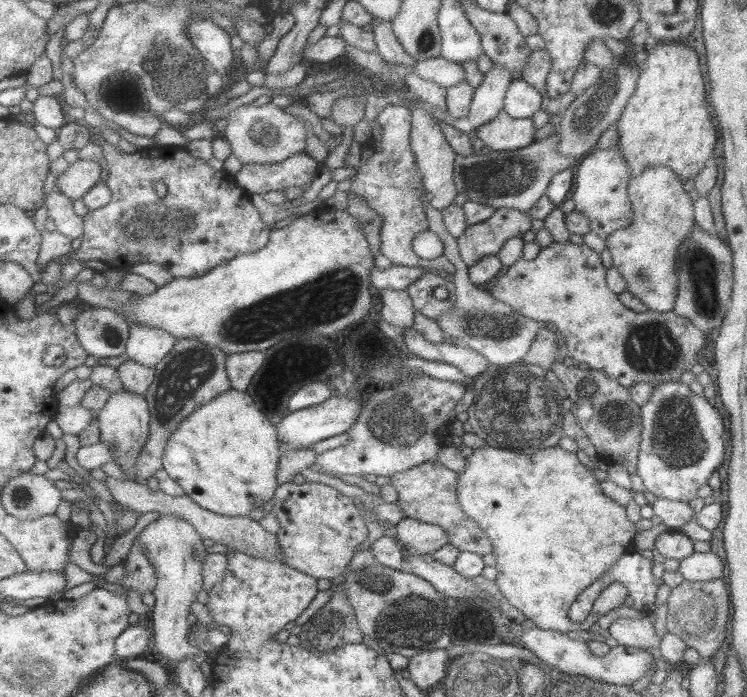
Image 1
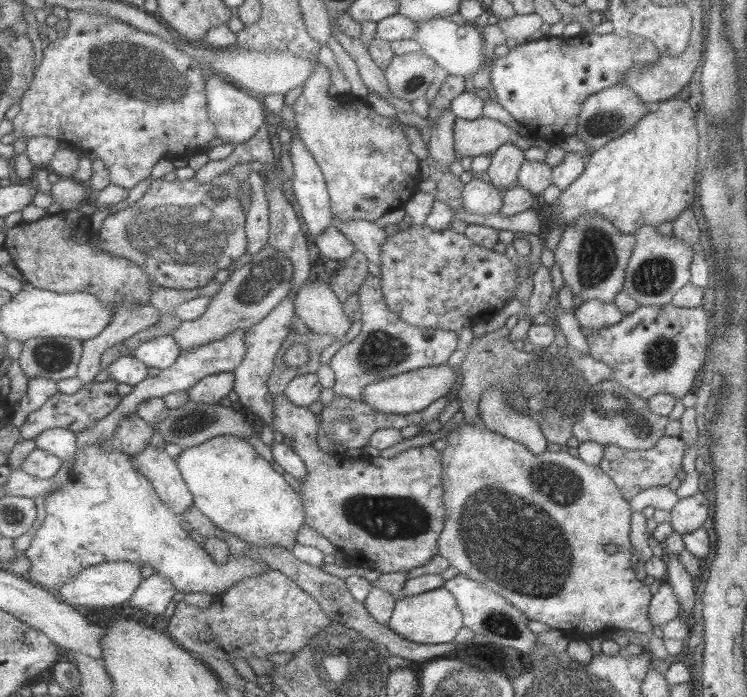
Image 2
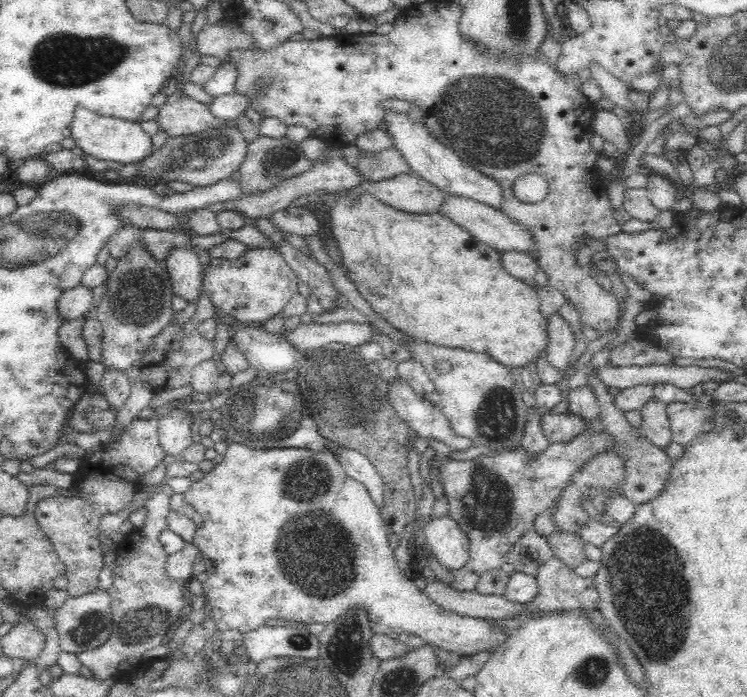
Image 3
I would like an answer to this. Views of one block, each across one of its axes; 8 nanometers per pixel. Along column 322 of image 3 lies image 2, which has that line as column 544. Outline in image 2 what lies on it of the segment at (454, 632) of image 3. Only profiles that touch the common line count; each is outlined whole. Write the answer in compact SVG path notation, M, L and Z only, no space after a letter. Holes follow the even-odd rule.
M459 423L447 435L446 445L442 457L442 501L445 505L445 520L438 536L438 554L457 570L459 574L476 580L490 588L493 592L507 599L515 608L518 608L528 620L543 622L551 629L573 632L573 634L593 634L593 632L612 632L618 630L631 630L635 634L647 636L652 633L652 626L648 621L647 607L652 595L647 585L635 578L634 571L629 565L631 548L628 539L630 531L631 509L628 500L625 500L619 488L606 476L598 465L585 464L579 457L570 456L568 453L550 448L541 454L531 454L523 446L501 434L495 434L484 428L480 423ZM613 544L618 549L615 553L608 554L603 551L603 546Z

